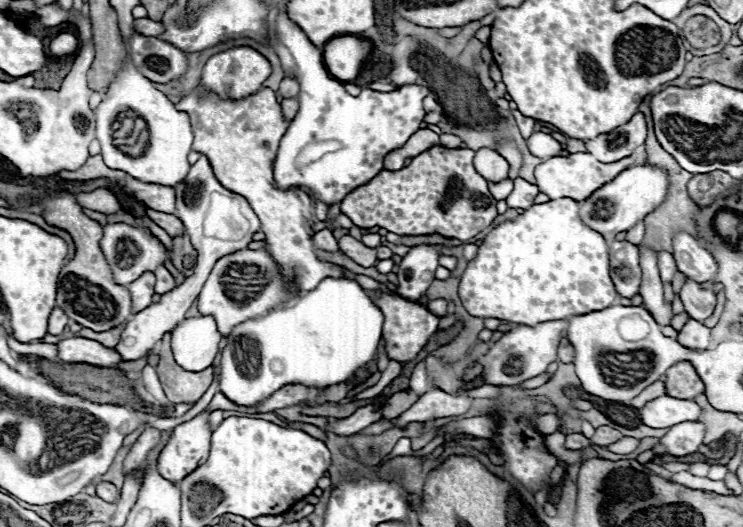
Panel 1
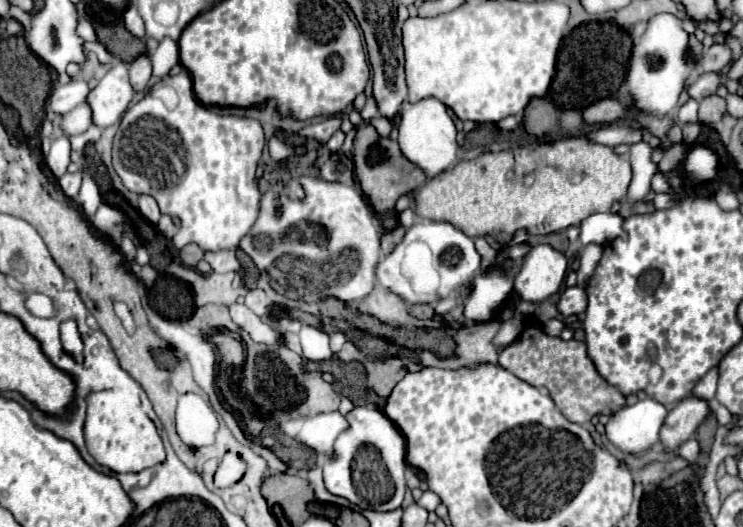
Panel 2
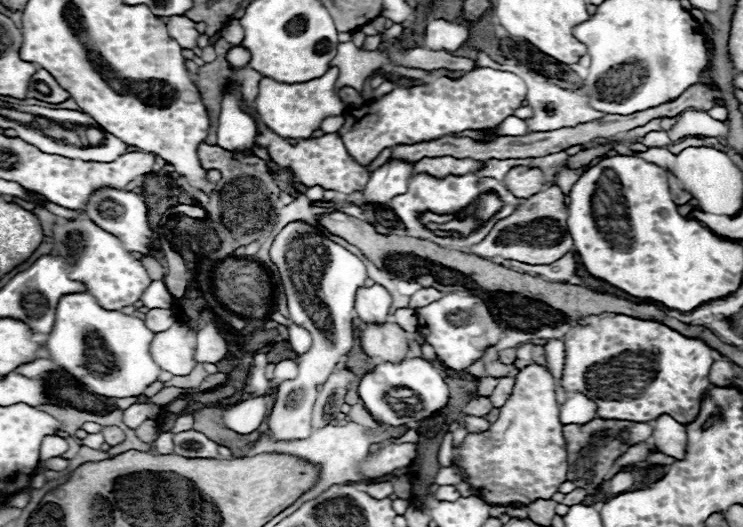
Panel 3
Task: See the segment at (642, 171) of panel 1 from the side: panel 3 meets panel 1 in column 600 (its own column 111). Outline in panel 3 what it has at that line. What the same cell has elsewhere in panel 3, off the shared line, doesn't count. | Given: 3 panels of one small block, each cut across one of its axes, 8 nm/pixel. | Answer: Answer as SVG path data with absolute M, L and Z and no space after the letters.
M98 188L88 198L84 206L84 214L102 230L114 234L126 250L148 254L148 240L152 238L152 230L148 226L148 208L140 194L118 190L118 188Z

